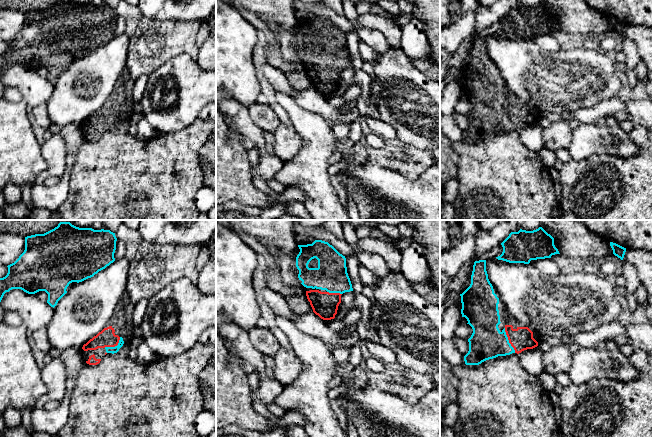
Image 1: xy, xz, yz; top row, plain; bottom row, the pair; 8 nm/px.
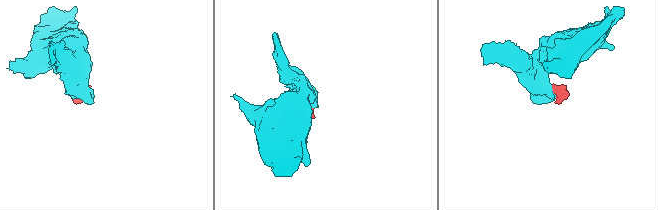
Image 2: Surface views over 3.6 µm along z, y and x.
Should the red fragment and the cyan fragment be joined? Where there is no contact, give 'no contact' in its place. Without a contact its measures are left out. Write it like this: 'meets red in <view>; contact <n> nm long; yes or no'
meets red in yz; contact 220 nm long; yes

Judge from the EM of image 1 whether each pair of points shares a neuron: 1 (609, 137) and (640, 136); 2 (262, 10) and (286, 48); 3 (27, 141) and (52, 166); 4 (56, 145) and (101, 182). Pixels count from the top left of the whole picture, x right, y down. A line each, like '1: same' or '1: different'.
1: different
2: different
3: different
4: different

